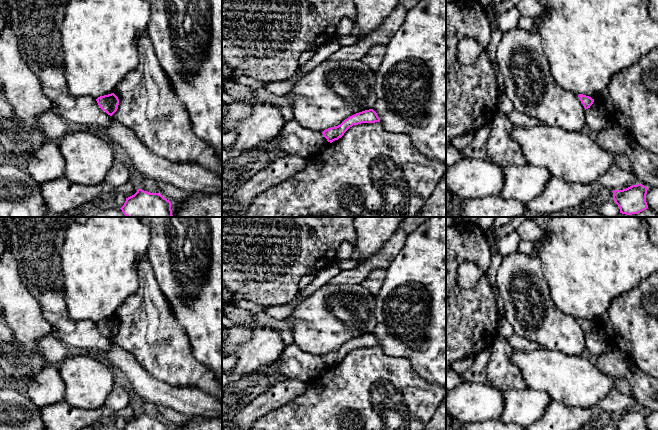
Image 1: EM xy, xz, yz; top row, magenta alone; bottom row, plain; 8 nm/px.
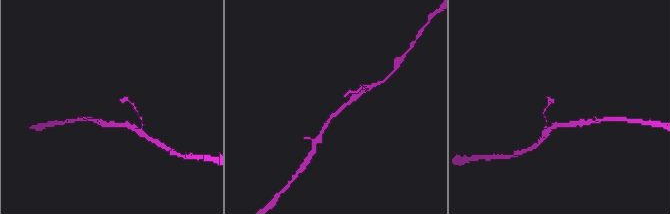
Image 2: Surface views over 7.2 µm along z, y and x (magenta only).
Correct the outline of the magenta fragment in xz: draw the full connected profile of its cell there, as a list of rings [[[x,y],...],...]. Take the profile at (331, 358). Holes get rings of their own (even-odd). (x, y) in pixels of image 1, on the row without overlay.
[[[369,333],[348,341],[340,349],[328,352],[324,354],[322,358],[328,366],[332,367],[333,365],[341,362],[344,357],[353,349],[375,346],[380,346],[380,342],[373,333]]]

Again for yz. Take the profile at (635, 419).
[[[642,408],[612,416],[613,424],[618,430],[648,430],[646,426],[647,411]]]

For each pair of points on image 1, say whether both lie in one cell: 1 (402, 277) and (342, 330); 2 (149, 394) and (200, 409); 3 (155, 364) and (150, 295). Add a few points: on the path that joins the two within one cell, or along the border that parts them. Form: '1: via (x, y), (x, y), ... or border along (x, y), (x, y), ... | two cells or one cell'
1: border along (374, 299), (376, 325) | two cells
2: via (162, 394), (187, 400) | one cell
3: via (155, 347), (155, 339), (150, 333), (150, 312) | one cell

